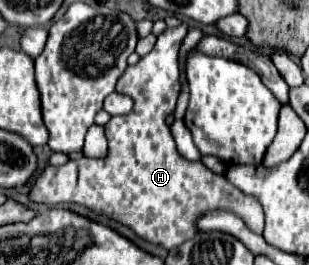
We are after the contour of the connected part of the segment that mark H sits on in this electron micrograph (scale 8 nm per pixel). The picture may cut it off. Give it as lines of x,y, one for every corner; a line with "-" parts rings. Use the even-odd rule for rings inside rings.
182,23
178,27
166,29
162,35
158,35
156,47
142,57
136,65
130,65
124,75
118,79
116,91
130,95
134,99
134,109
128,115
112,117
106,123
106,137
108,137
108,155
102,159
78,159
68,161
66,165
54,167
48,165
46,171
36,179
30,197
38,203
56,205
56,203
82,203
90,207
92,211
104,213
124,225
128,225
136,235
144,237
150,243
158,243
166,249
174,249
194,237
198,233
196,221
208,213
208,211
230,211
242,217
246,227
252,233
262,233
264,229
264,213
262,207
248,195
240,193
234,185
230,185
222,175
216,175
212,171
206,171
206,167
200,161
186,161
178,153
174,139
170,135
170,127
164,121
168,113
174,111
176,99
178,99
178,51
188,33
188,25

